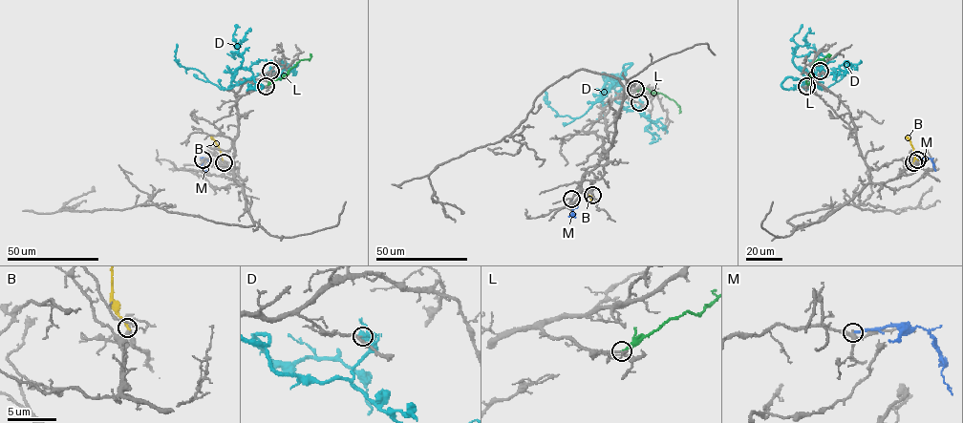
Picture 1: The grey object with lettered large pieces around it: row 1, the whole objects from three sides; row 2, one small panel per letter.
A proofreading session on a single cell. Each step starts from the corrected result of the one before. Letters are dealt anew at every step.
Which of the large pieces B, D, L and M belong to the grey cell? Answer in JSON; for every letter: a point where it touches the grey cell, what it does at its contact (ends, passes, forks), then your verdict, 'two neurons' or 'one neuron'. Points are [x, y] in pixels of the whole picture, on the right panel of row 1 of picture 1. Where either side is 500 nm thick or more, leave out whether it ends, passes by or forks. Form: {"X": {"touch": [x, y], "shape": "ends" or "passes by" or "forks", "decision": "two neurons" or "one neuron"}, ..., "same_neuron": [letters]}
{"B": {"touch": [913, 162], "shape": "ends", "decision": "two neurons"}, "D": {"touch": [820, 71], "shape": "ends", "decision": "two neurons"}, "L": {"touch": [806, 86], "shape": "ends", "decision": "two neurons"}, "M": {"touch": [917, 159], "shape": "ends", "decision": "two neurons"}, "same_neuron": []}

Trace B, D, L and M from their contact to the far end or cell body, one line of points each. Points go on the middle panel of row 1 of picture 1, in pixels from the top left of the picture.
B: (592, 195), (589, 196), (580, 188)
D: (639, 102), (637, 110), (612, 99), (605, 105), (606, 84), (598, 100), (631, 63), (618, 81), (618, 95)
L: (635, 89), (660, 93), (674, 99), (680, 111)
M: (571, 199), (569, 207), (575, 217)

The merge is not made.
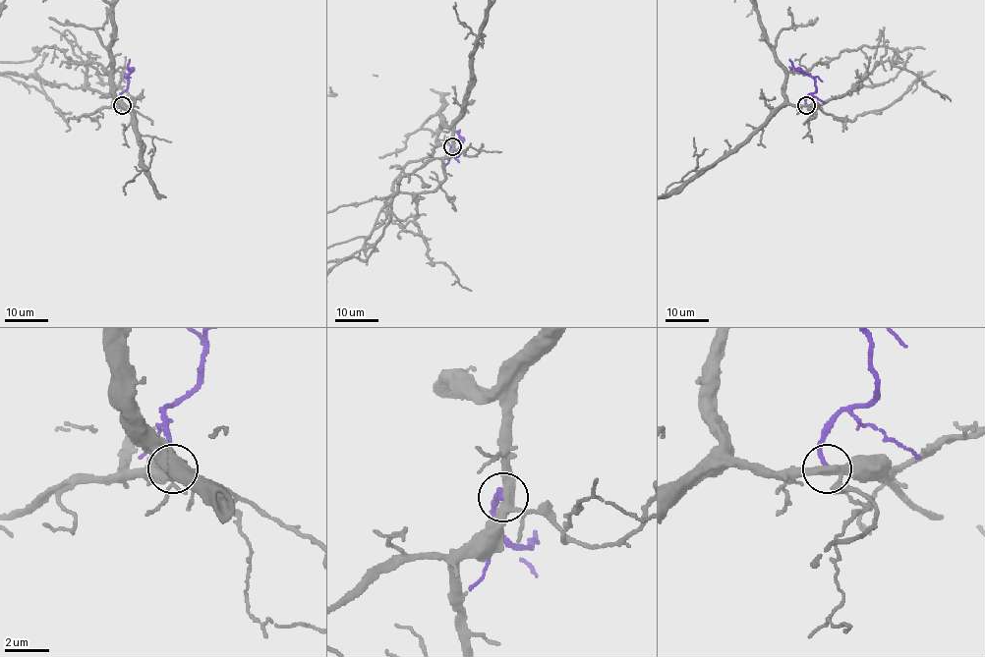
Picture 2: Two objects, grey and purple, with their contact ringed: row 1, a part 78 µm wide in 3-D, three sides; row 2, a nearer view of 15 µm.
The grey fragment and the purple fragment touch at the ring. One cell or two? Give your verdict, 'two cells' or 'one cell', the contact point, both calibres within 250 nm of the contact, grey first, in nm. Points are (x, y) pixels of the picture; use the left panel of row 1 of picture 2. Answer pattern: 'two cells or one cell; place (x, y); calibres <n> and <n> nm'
two cells; place (122, 105); calibres 360 and 190 nm

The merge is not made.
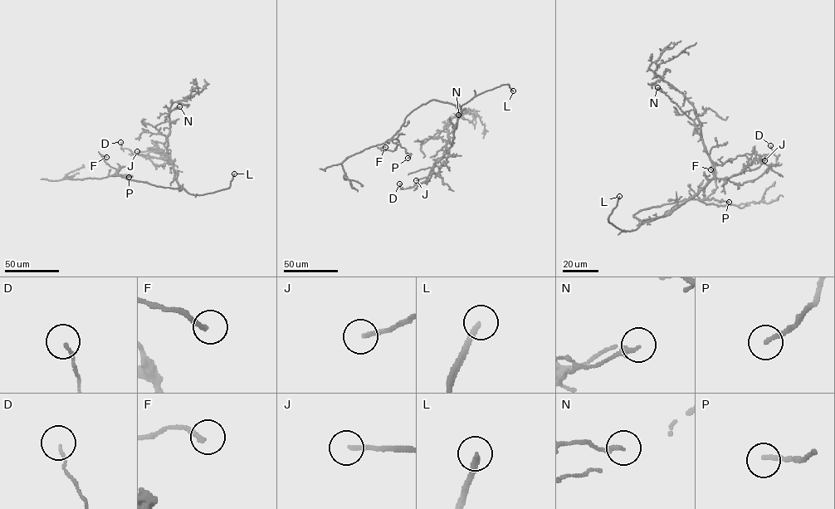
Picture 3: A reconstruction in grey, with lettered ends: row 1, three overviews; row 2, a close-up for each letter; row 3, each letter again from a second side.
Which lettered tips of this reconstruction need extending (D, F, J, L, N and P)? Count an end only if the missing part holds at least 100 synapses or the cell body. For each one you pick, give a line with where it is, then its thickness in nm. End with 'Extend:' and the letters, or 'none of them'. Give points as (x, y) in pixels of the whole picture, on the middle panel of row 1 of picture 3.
L: place (513, 90); calibre 240 nm
Extend: L

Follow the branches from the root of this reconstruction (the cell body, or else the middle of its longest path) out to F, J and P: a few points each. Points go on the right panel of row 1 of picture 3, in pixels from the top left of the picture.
F: (647, 219), (640, 221), (633, 215), (642, 209), (684, 199), (706, 199), (717, 187), (712, 165), (710, 169)
J: (647, 219), (669, 215), (692, 198), (714, 176), (715, 164), (746, 154), (759, 154), (760, 160), (764, 160)
P: (647, 219), (640, 221), (633, 215), (642, 209), (684, 199), (703, 200), (713, 198), (720, 202), (729, 202)

